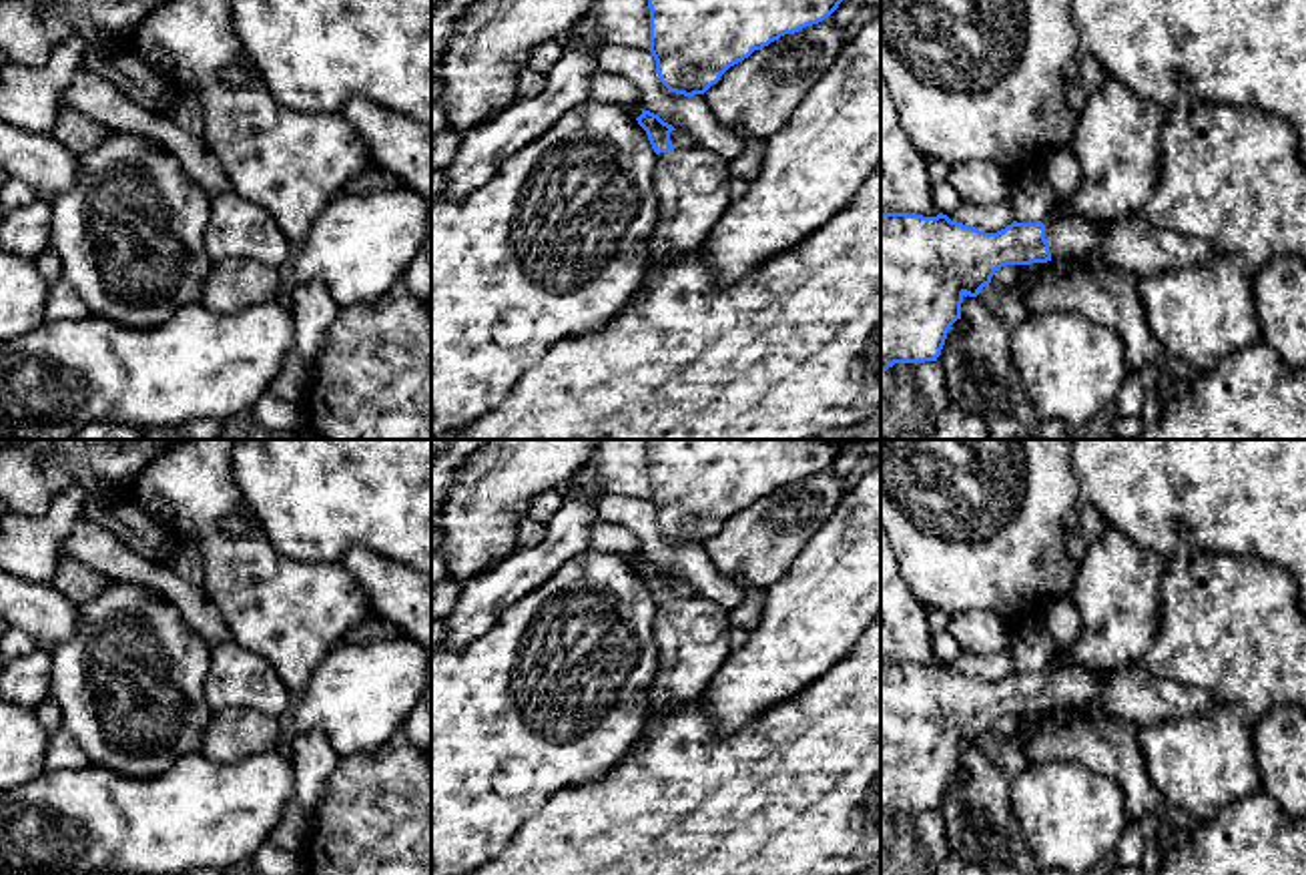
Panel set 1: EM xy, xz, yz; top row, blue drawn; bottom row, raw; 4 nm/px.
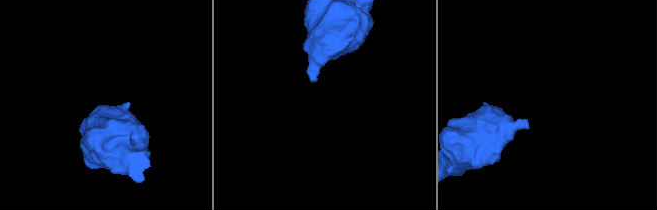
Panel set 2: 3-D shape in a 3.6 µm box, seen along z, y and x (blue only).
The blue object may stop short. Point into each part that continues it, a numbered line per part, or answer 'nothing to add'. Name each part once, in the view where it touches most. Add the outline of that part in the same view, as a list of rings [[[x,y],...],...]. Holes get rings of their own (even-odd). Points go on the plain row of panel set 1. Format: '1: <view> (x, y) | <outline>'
1: yz (1132, 695) | [[[1047,662],[1041,672],[1051,706],[1099,704],[1109,716],[1133,726],[1210,712],[1220,704],[1210,692],[1154,676],[1141,664],[1097,676],[1077,664]]]

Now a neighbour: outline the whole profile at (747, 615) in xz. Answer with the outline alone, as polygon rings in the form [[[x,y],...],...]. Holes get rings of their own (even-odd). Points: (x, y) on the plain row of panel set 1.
[[[744,588],[742,604],[728,610],[730,624],[750,632],[760,620],[764,602],[766,592],[762,588]]]

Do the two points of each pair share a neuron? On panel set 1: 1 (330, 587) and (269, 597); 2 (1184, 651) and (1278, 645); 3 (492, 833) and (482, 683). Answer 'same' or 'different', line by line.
1: same
2: same
3: same

